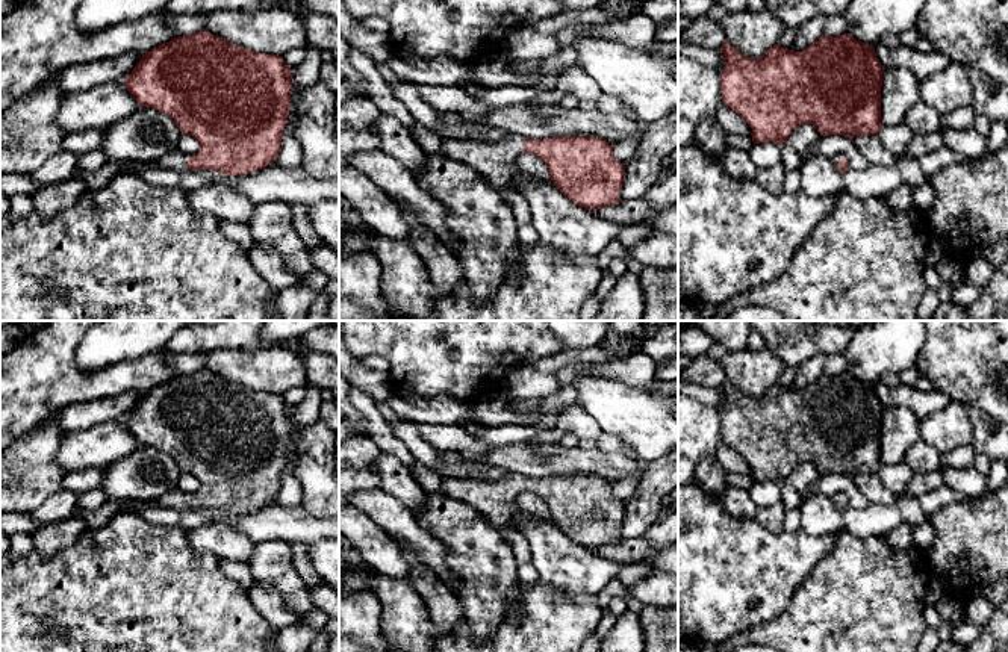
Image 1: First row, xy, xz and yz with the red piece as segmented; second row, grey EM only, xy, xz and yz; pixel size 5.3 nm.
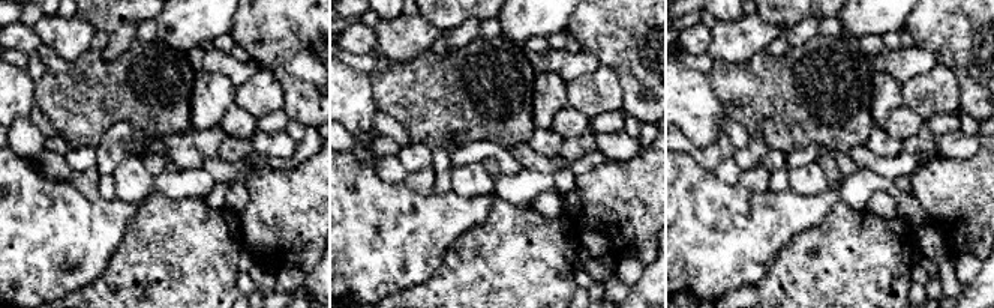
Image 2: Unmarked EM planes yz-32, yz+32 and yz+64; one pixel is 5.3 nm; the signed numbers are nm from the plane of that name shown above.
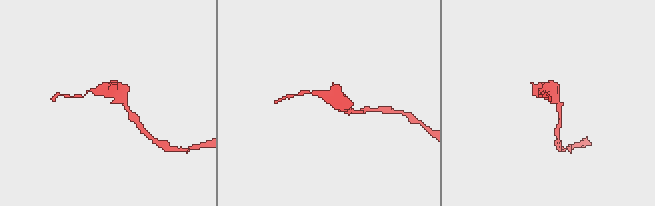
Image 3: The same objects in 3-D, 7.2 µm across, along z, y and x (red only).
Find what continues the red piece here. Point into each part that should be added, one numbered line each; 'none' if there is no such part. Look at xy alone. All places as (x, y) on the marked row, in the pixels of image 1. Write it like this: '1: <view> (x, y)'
1: xy (176, 159)

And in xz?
1: xz (492, 161)

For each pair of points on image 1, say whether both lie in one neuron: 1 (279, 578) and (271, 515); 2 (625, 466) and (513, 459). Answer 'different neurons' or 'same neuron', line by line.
1: different neurons
2: same neuron

